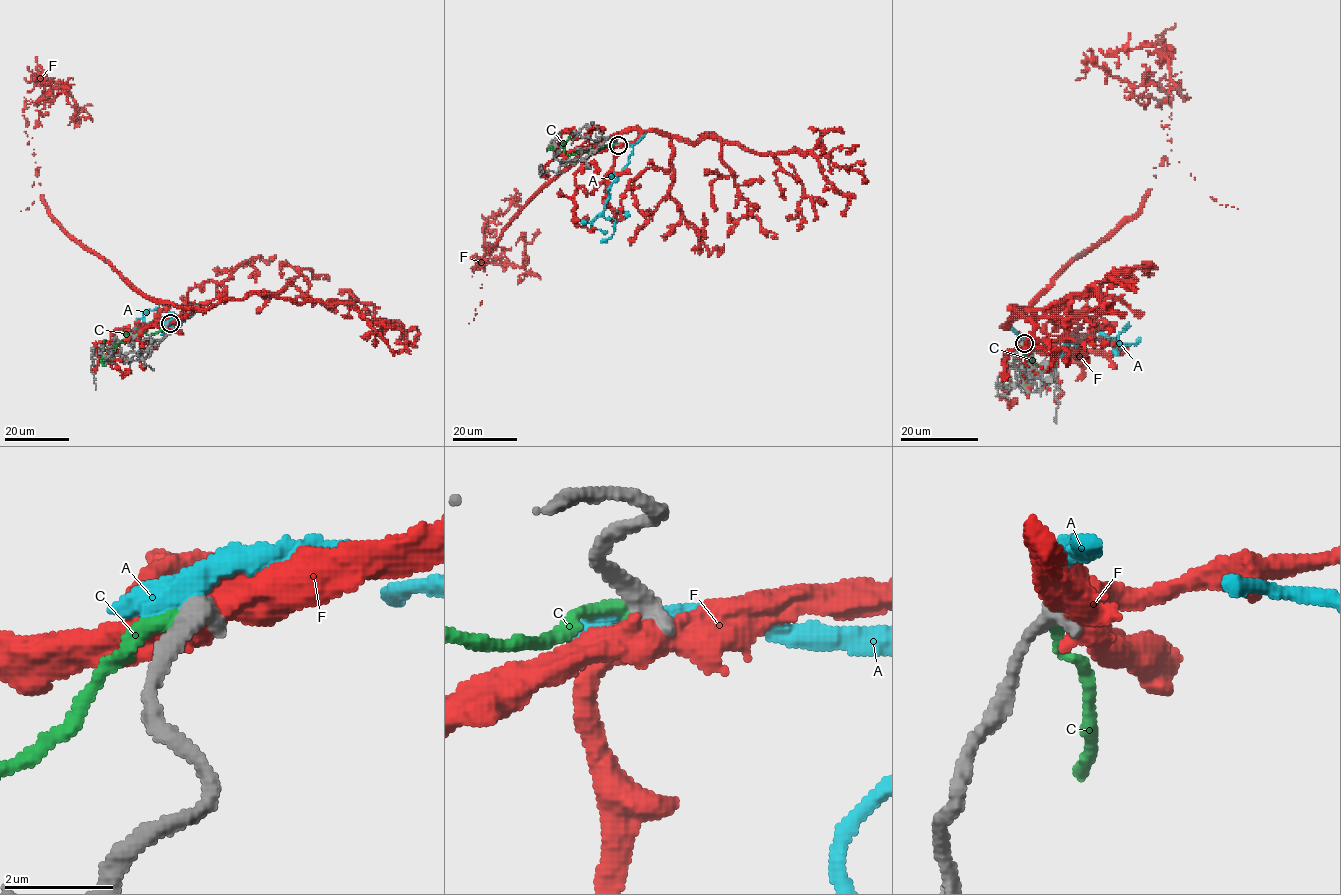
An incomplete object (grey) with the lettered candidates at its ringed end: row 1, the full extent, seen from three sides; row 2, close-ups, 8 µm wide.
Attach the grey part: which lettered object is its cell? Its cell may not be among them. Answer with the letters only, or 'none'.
none

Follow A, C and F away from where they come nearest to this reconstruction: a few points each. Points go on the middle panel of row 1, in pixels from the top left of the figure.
A: (616, 144), (631, 146), (632, 153), (610, 186), (602, 215), (614, 219), (614, 229), (601, 242)
C: (615, 143), (570, 155), (565, 154), (564, 147), (559, 143), (552, 147), (553, 143)
F: (617, 144), (639, 134), (595, 143), (472, 269), (483, 264), (486, 224), (501, 222), (514, 189)

